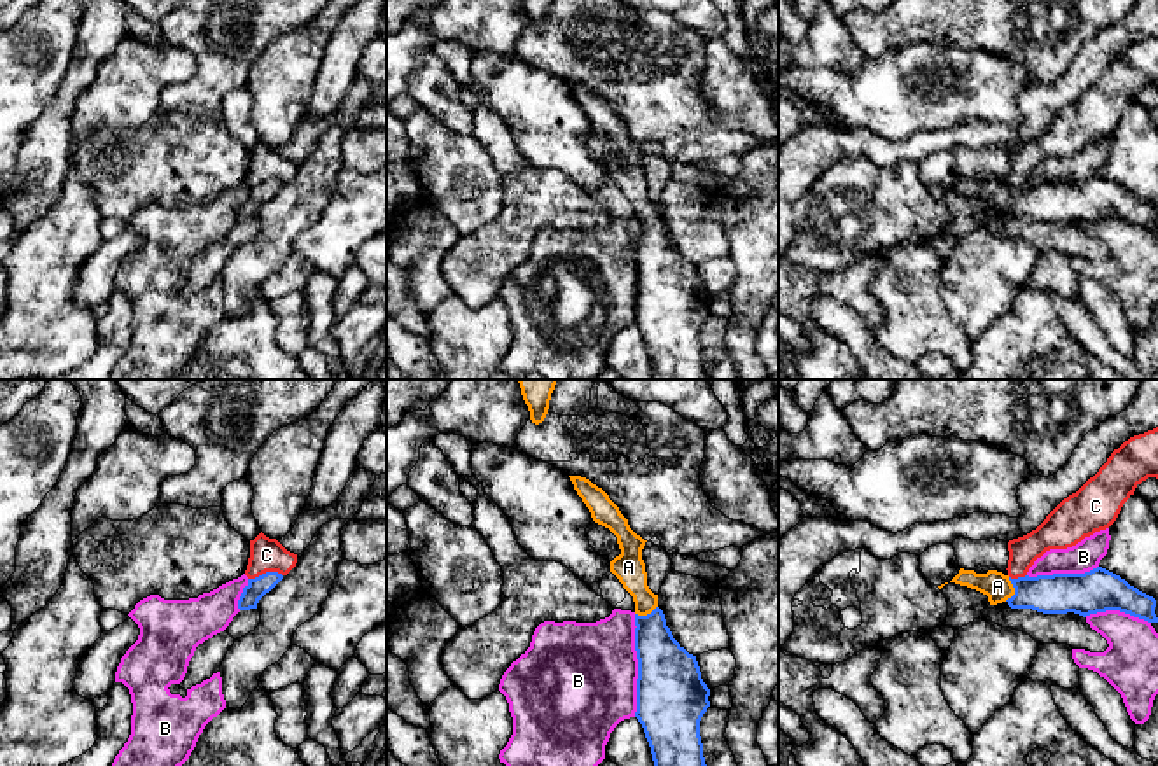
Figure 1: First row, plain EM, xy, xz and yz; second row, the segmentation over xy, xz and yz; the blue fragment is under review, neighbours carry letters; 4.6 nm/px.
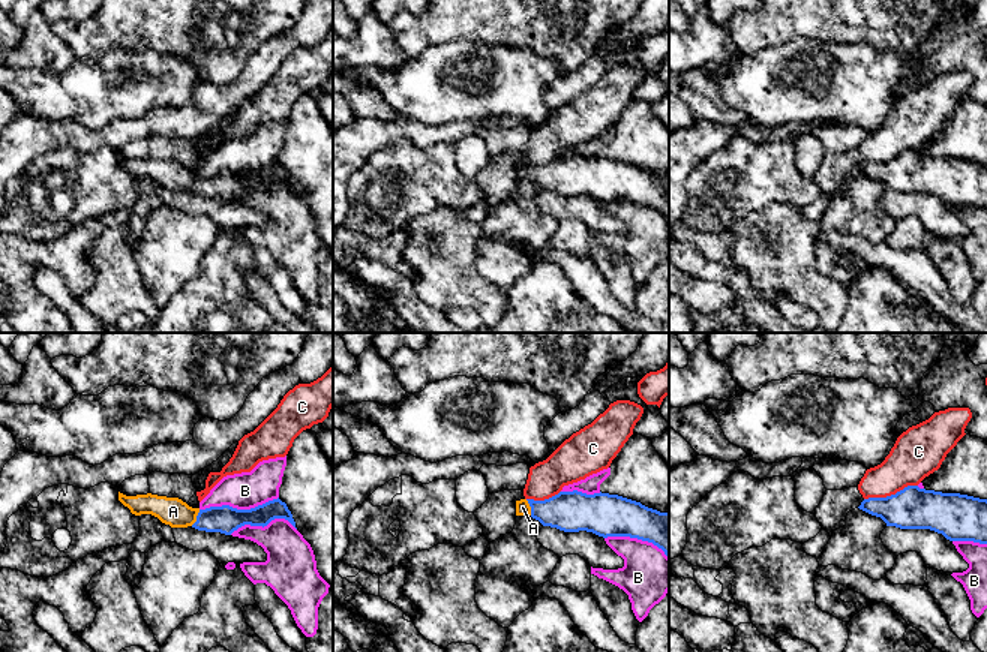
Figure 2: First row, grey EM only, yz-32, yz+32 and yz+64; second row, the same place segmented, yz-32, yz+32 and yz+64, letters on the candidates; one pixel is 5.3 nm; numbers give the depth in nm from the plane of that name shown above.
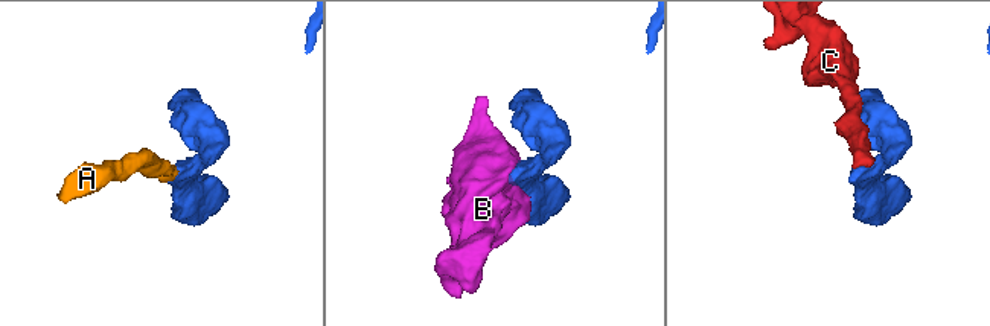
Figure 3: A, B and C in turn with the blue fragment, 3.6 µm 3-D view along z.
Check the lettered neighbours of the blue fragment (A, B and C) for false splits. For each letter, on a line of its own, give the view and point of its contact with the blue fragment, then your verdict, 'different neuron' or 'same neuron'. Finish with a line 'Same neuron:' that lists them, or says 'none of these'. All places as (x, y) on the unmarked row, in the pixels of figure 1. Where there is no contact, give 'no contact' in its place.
A: contact yz (1015, 198); same neuron
B: contact xz (639, 273); different neuron
C: contact xy (266, 181); different neuron
Same neuron: A

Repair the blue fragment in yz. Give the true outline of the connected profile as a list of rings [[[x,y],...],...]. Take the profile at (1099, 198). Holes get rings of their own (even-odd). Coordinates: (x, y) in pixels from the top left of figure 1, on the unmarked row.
[[[1102,175],[1085,182],[1025,184],[1018,187],[997,178],[976,182],[960,177],[950,191],[987,203],[990,213],[1006,210],[1011,217],[1032,217],[1043,222],[1074,220],[1083,226],[1120,219],[1148,231],[1158,231],[1156,208]]]

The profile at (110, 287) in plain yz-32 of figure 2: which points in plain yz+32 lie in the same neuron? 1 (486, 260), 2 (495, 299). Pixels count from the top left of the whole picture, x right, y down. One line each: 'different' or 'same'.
1: different
2: same

